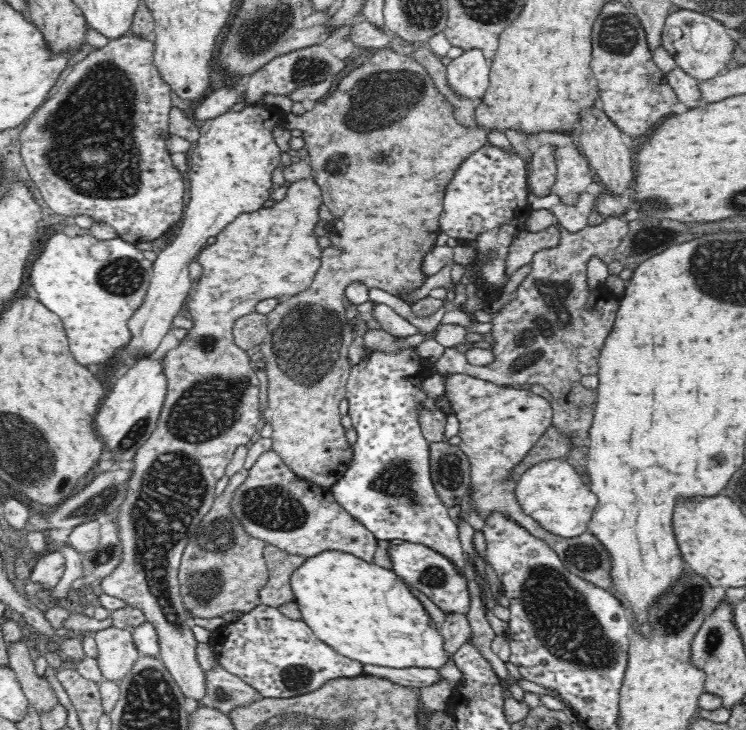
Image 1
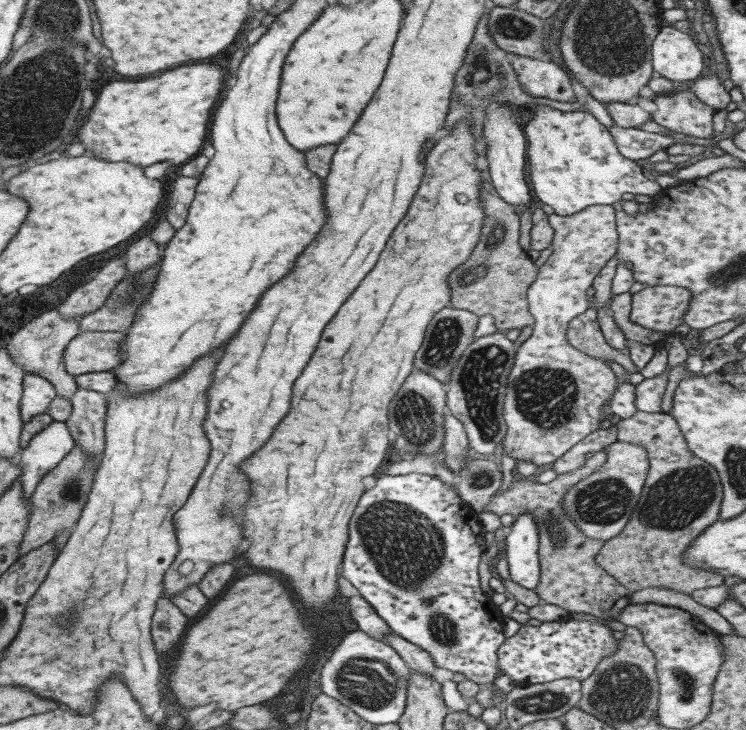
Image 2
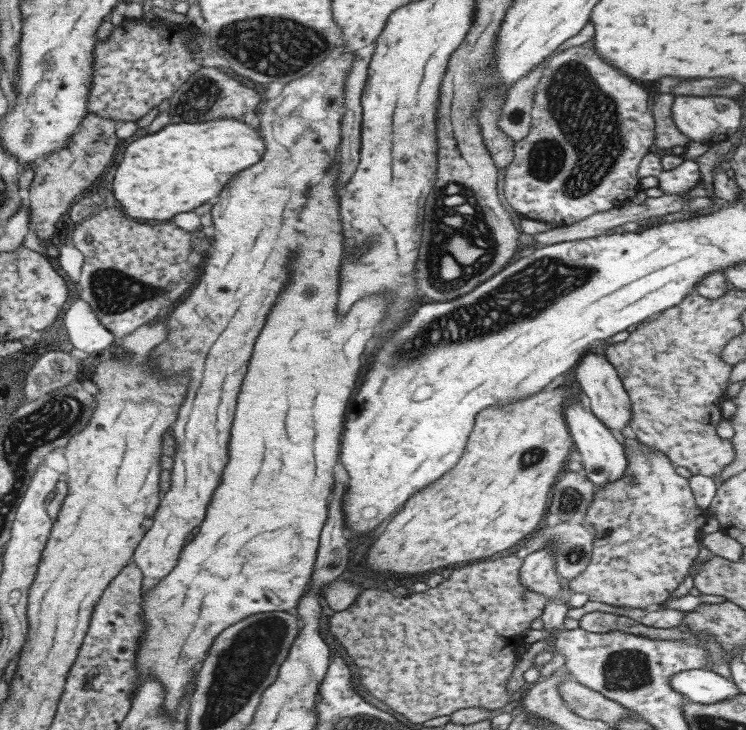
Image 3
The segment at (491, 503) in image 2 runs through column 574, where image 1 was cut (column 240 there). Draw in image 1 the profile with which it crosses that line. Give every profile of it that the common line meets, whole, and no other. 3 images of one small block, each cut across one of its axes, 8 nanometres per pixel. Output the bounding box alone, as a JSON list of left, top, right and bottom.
[177,468,268,619]

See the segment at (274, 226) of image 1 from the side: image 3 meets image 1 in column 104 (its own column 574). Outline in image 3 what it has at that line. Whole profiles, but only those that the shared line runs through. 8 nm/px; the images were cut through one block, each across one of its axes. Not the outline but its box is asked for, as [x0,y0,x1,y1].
[569,438,706,609]

